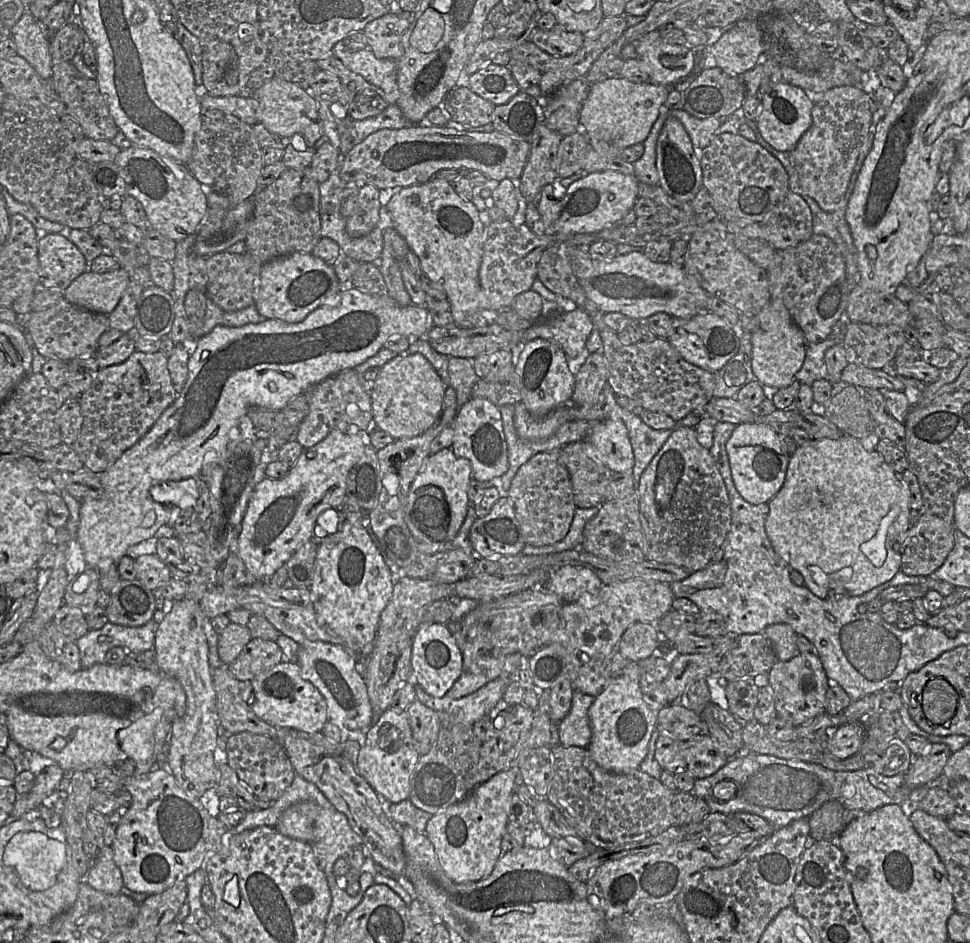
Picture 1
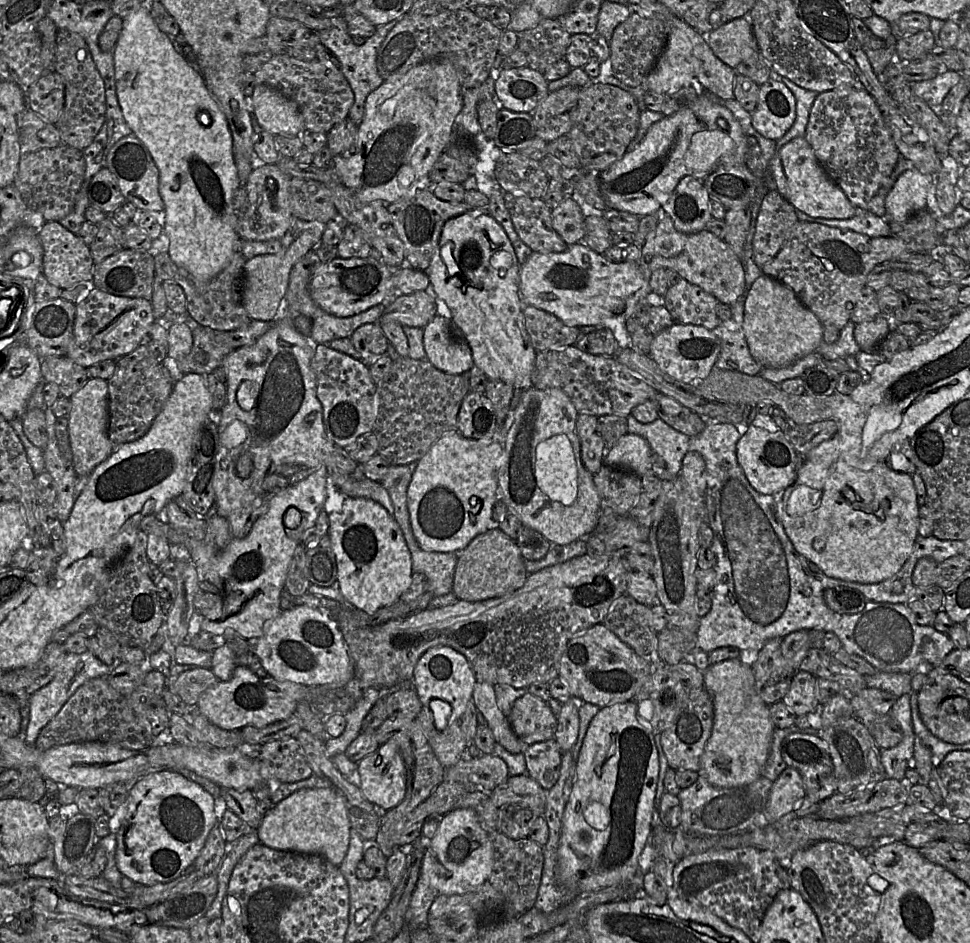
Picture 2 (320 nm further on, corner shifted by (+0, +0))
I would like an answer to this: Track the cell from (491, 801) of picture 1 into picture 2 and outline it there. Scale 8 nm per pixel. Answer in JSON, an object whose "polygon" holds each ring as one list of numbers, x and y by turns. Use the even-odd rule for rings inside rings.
{"polygon":[[452,809,444,814,439,828,425,851,420,876,437,895,464,895,489,881,493,866,493,848,474,810]]}

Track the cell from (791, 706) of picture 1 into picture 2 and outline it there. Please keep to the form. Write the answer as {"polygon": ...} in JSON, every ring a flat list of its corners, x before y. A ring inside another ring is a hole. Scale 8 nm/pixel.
{"polygon":[[798,669,793,675,783,703,798,717,815,712,821,707,818,701,817,678]]}

